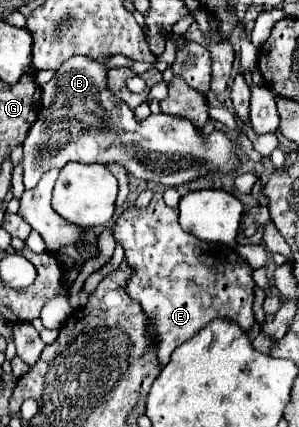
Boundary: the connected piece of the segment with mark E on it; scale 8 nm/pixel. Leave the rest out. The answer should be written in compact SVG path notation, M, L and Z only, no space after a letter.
M157 191L145 209L125 209L113 223L113 237L115 243L123 247L125 261L131 267L131 275L125 281L123 289L143 307L143 313L149 321L147 335L155 339L155 351L161 365L167 365L171 353L181 343L191 339L199 329L203 329L209 321L217 317L231 317L245 331L249 331L249 327L255 323L251 309L255 299L255 281L251 277L253 267L245 259L239 259L239 255L231 247L219 243L205 243L183 231L177 221L177 209L165 205L163 191Z

